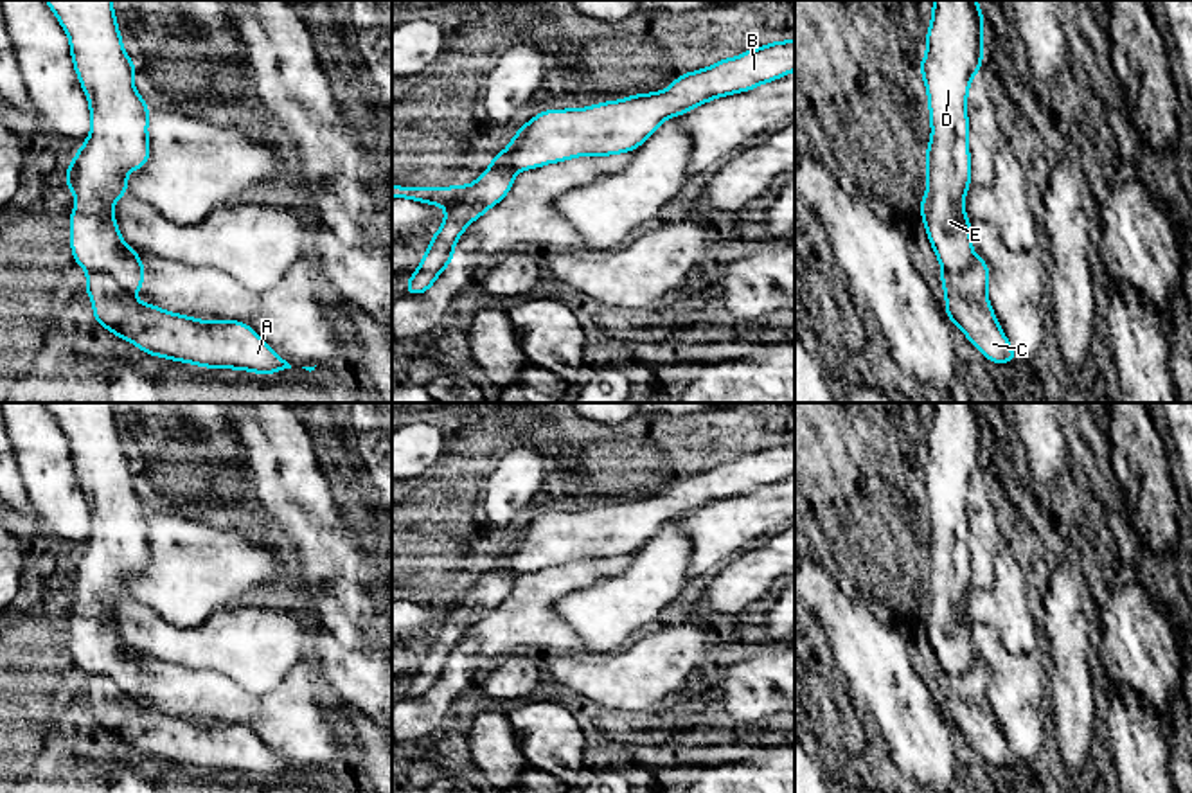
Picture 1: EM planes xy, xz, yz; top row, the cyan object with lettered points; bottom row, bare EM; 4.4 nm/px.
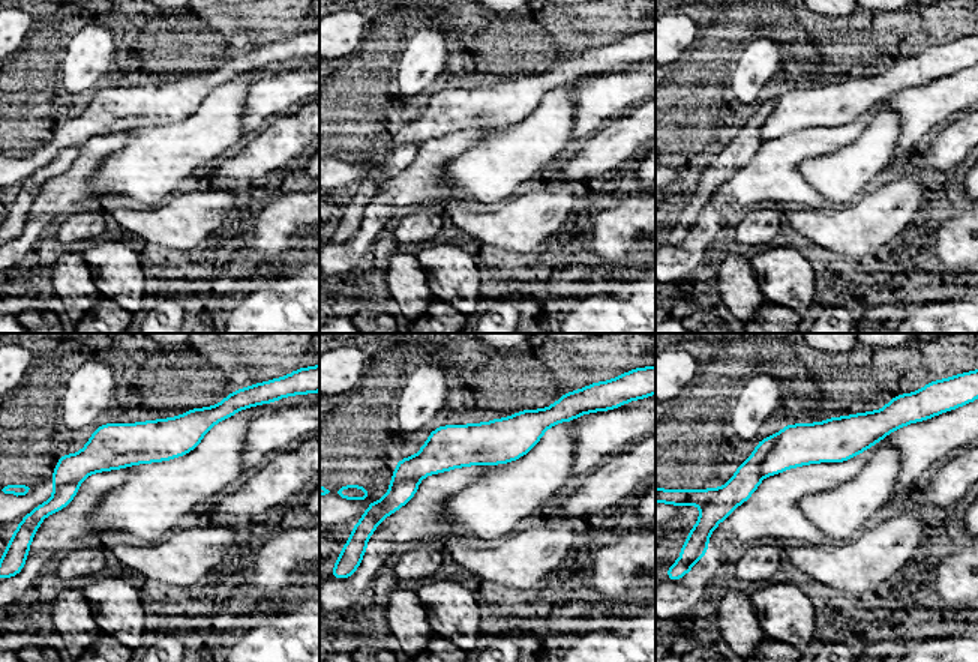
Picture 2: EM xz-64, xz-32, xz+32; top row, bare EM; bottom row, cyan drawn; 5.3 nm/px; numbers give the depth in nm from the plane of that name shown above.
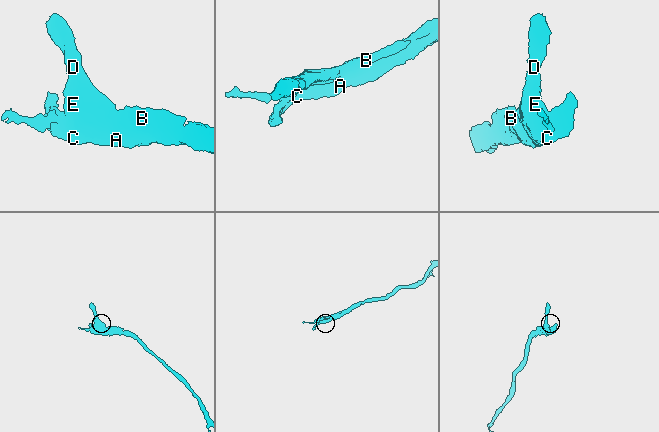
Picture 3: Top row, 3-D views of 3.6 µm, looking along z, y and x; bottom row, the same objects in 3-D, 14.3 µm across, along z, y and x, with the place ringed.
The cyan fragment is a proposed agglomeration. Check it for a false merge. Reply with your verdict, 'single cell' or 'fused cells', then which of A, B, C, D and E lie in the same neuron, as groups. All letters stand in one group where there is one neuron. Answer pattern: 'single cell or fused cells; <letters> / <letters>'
fused cells; A C / B D E

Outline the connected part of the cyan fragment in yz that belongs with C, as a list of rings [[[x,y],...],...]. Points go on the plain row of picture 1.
[[[974,660],[960,676],[942,676],[946,694],[946,717],[956,726],[967,743],[992,766],[1012,766],[1018,757],[1001,734],[987,701],[989,667]]]

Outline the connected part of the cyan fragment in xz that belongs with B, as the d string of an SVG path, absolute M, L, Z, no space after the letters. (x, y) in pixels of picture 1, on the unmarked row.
M795 441L746 453L737 460L719 462L708 471L680 477L663 495L627 498L624 503L606 503L590 511L547 512L523 527L525 538L520 547L511 554L493 557L491 568L498 559L502 559L505 568L518 575L575 559L608 559L635 554L658 532L665 521L683 518L716 500L726 500L735 495L750 495L755 489L775 484L793 473Z

